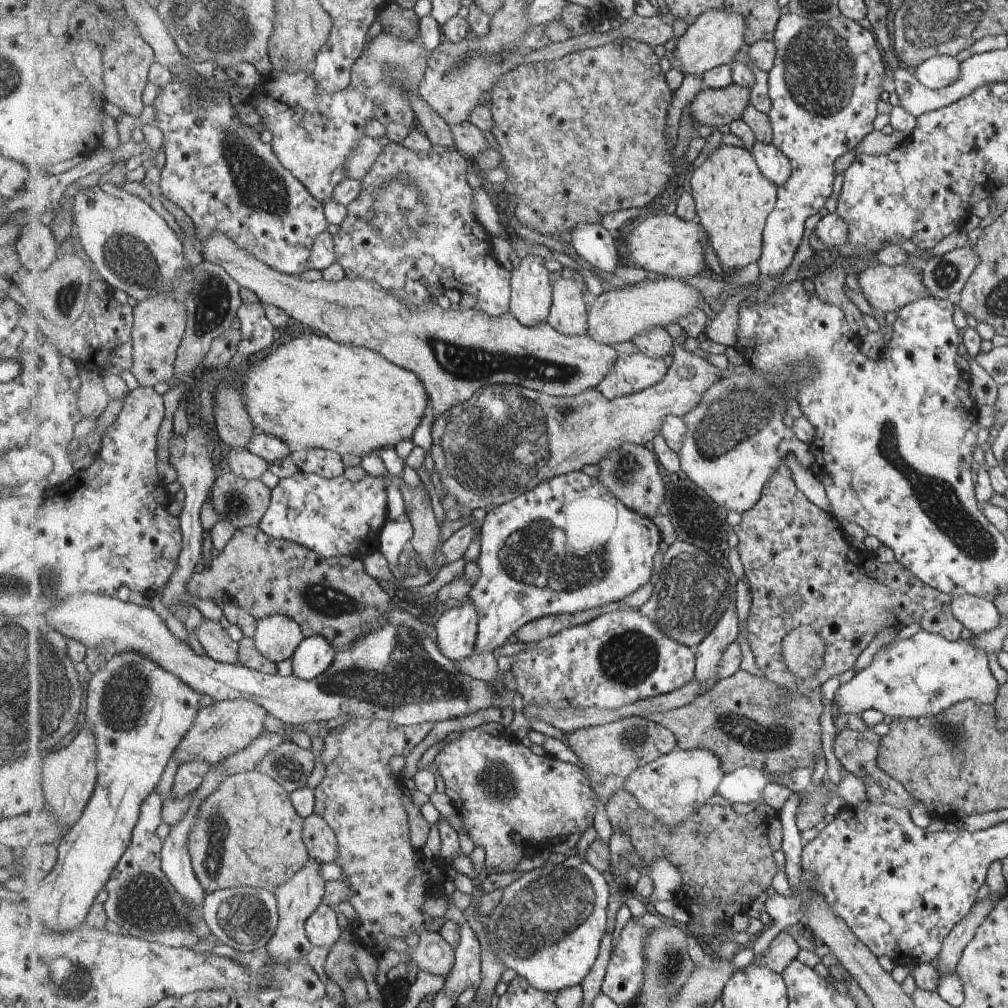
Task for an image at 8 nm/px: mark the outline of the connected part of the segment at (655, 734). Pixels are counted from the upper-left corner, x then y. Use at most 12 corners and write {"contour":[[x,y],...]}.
{"contour":[[643,717],[565,734],[605,806],[631,772],[678,748]]}

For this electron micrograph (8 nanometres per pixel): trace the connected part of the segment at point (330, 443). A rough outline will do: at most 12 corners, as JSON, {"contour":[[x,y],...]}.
{"contour":[[327,335],[245,370],[256,431],[292,453],[411,440],[415,372]]}

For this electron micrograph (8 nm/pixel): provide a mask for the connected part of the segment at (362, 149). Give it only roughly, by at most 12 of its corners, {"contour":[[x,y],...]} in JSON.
{"contour":[[363,138],[346,161],[347,179],[365,180],[383,152],[379,140]]}

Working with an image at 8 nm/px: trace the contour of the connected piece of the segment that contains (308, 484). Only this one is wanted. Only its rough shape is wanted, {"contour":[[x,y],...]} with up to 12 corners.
{"contour":[[298,471],[259,527],[329,559],[380,551],[385,479]]}

